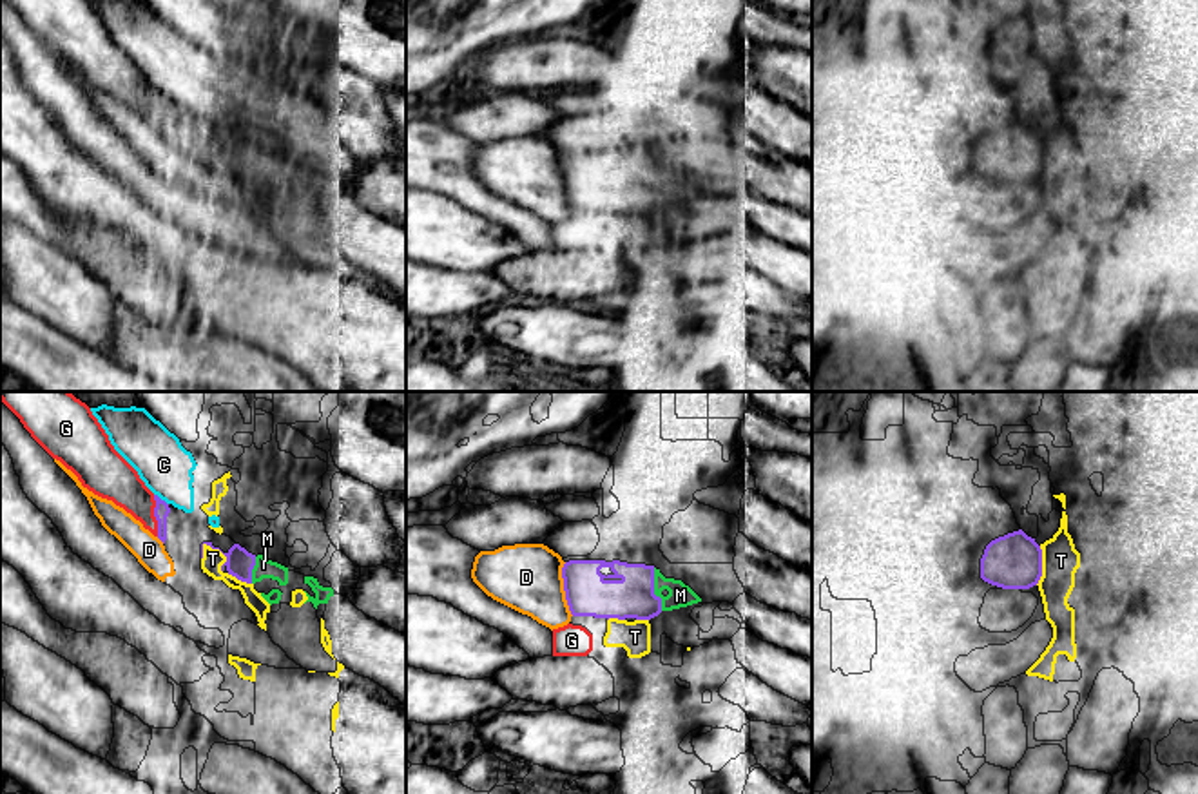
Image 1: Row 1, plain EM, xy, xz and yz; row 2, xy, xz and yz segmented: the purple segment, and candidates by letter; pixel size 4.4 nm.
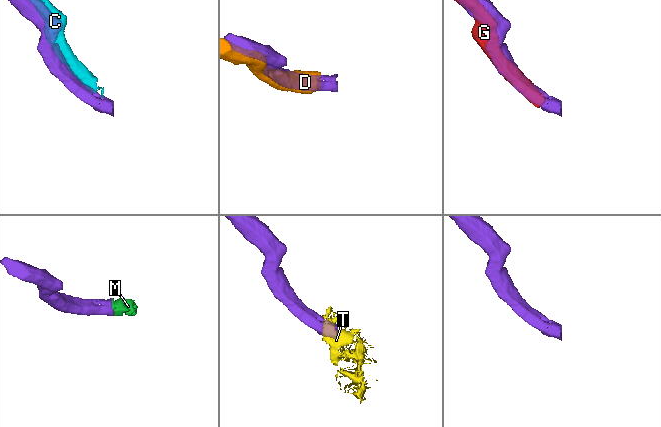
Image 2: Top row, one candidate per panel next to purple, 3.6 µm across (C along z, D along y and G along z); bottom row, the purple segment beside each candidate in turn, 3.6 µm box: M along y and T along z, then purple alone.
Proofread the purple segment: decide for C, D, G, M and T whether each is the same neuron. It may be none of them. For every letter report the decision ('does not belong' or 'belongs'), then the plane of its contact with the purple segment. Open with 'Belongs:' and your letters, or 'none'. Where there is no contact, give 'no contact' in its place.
Belongs: M
C: does not belong | xy
D: does not belong | xz
G: does not belong | xy
M: belongs | xz
T: does not belong | xy

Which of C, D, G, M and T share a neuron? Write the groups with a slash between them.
C / D / G T / M

